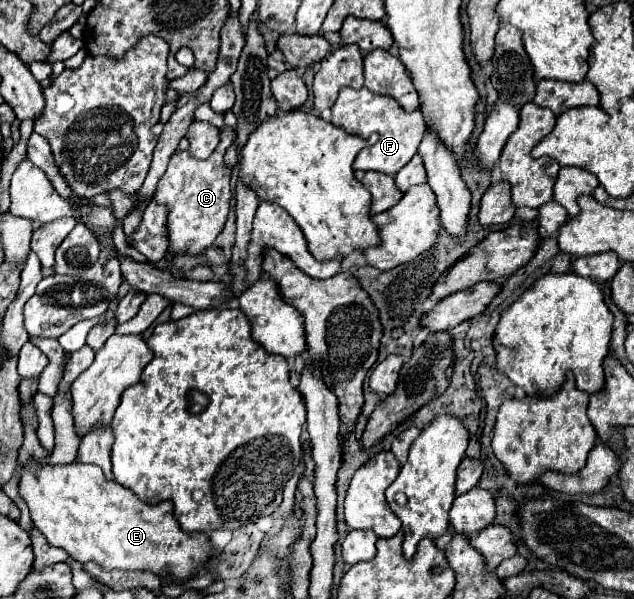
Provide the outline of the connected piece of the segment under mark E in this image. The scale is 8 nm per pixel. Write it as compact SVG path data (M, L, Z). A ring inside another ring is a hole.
M31 460L23 468L19 494L29 506L33 526L41 530L51 546L63 548L69 556L73 556L77 562L97 562L103 570L149 570L161 580L167 576L173 576L175 582L189 580L197 574L199 566L211 560L215 554L213 544L209 540L209 534L189 534L183 532L173 516L173 502L163 500L159 504L145 504L139 500L131 490L125 486L119 486L117 482L109 482L103 476L103 470L93 464L65 464L65 466L39 466L37 460Z

